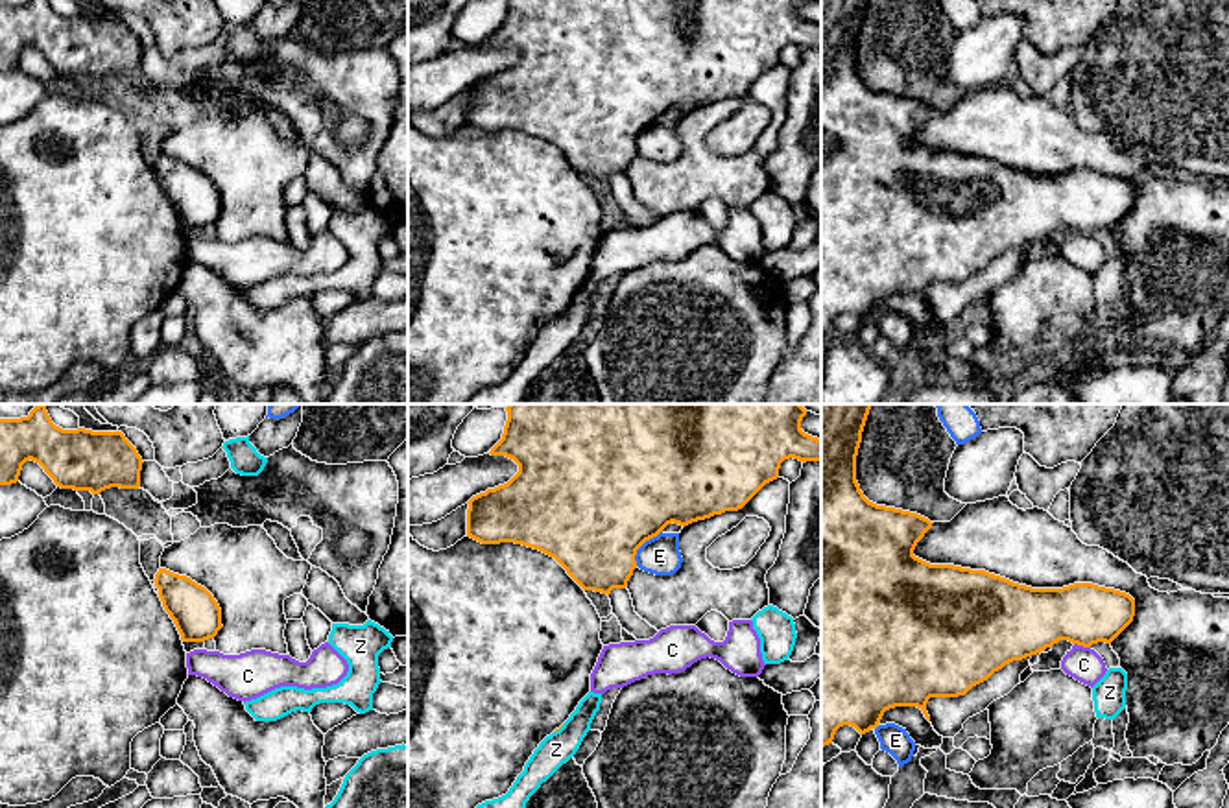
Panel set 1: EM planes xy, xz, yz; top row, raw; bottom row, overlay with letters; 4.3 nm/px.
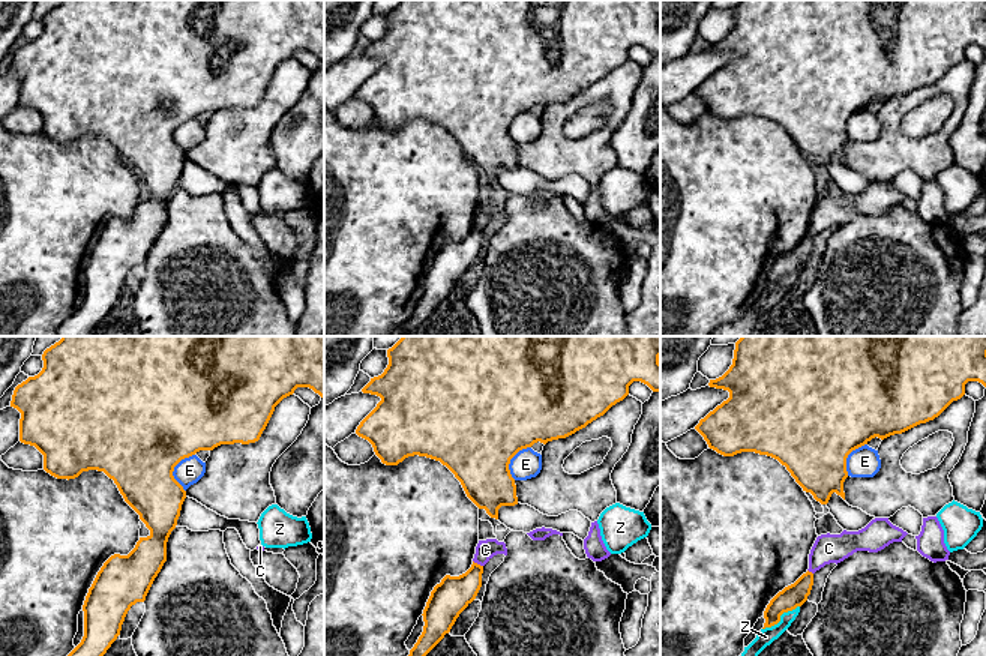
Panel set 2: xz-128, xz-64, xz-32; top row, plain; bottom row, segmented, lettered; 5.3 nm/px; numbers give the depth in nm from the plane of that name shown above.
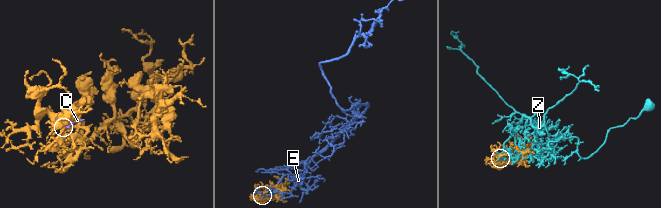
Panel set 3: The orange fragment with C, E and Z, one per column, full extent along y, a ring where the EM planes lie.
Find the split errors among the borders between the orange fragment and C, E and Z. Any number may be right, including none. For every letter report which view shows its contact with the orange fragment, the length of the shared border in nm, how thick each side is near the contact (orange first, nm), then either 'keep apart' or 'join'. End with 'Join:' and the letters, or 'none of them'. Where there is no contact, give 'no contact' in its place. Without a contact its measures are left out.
C: yz | 80 nm | 280/150 nm | keep apart
E: xz | 200 nm | 500/170 nm | keep apart
Z: xz | 60 nm | 20/140 nm | keep apart
Join: none of them

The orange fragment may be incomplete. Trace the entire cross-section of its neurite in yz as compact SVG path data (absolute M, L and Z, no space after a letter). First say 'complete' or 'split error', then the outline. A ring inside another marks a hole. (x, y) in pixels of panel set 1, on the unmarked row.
complete; M821 0L821 336L832 330L840 314L851 312L860 321L877 315L884 299L895 293L917 293L930 308L926 290L930 284L965 282L972 273L987 267L995 258L1013 247L1037 242L1059 227L1091 234L1092 231L1111 231L1135 203L1135 186L1120 177L1098 173L1092 170L1074 170L1063 175L1032 175L1013 170L985 157L971 157L954 151L930 151L913 142L917 129L932 114L928 105L869 89L856 68L856 42L862 30L862 18L869 0Z

